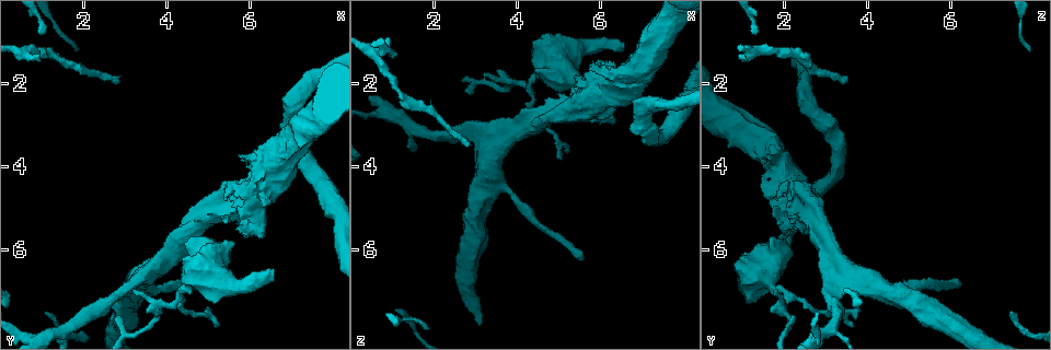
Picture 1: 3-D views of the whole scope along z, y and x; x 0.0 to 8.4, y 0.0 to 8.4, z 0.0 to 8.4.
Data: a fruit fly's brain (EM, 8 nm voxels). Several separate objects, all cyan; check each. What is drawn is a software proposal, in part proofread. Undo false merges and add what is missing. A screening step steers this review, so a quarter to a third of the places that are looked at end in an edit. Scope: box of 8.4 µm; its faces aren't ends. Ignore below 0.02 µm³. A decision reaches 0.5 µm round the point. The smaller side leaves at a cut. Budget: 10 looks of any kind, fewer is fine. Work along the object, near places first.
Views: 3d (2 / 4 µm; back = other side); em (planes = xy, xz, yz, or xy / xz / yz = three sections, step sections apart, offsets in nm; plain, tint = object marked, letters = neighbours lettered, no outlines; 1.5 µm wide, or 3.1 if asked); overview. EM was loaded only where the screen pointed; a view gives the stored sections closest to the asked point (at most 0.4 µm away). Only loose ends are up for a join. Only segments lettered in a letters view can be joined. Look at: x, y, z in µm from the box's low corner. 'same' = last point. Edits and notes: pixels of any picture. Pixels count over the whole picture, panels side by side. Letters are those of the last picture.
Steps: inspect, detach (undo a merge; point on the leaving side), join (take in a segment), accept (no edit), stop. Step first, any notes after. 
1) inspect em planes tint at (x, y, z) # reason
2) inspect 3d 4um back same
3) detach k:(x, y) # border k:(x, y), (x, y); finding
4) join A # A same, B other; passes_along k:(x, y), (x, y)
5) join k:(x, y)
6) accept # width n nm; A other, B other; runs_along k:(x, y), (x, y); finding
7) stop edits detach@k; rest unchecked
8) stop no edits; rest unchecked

inspect 3d 2um back at (5.60, 6.90, 6.30) # tapers out

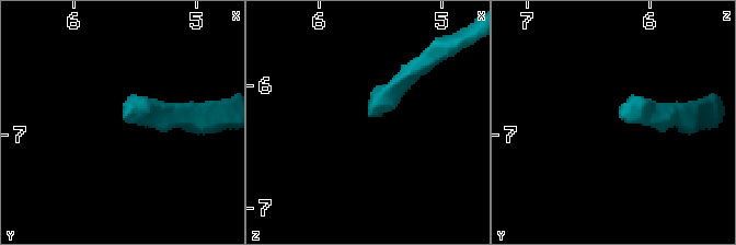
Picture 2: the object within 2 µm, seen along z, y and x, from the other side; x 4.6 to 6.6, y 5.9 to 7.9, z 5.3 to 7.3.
inspect em xy step 4 letters at (5.58, 6.84, 6.28)

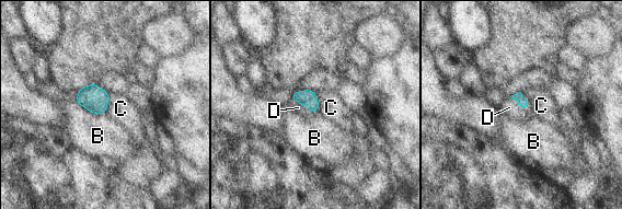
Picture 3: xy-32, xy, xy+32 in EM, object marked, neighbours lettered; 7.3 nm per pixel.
inspect em planes letters same # cut it another way

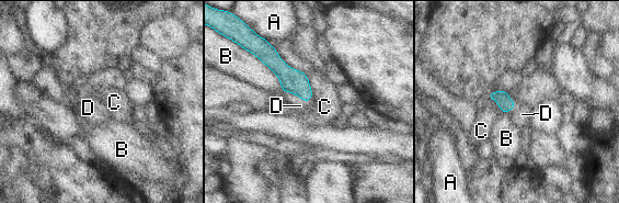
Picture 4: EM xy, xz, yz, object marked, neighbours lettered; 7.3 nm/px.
join D # A other, B other, C other, D same; it goes on there

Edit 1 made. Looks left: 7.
inspect overview

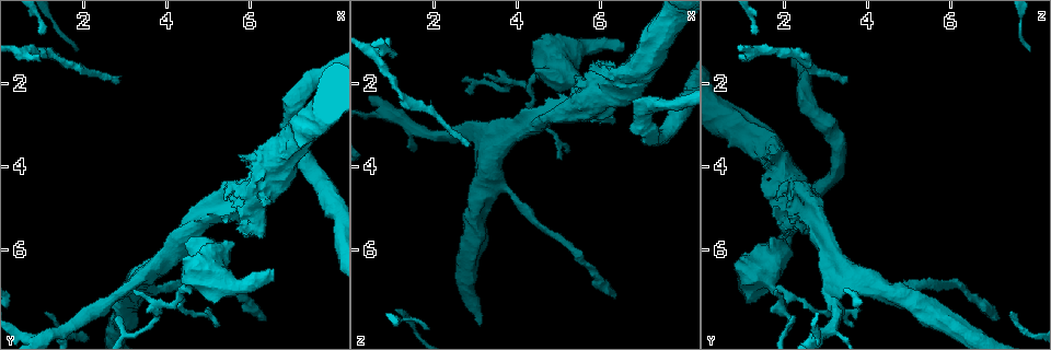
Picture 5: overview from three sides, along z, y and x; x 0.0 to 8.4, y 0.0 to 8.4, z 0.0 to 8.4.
inspect 3d 4um at (6.55, 6.45, 1.10) # stops while still wide

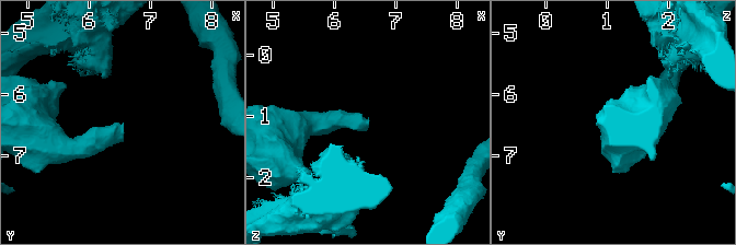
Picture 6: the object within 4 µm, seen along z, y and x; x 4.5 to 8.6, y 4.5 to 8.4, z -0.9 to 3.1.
inspect em planes plain at (6.55, 6.45, 1.10)

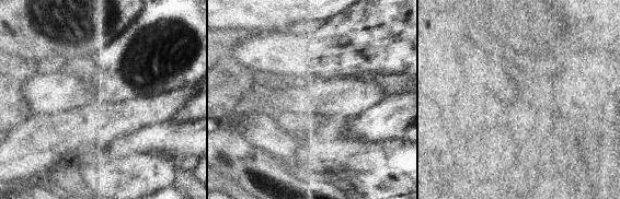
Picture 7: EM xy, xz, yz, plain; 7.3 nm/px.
inspect em planes letters same

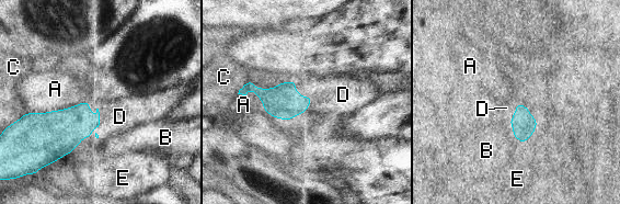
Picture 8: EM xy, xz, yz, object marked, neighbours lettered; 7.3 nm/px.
join D # A other, B other, C other, D same, E other; passes_along 8:(67, 127), (100, 118), (119, 116); the neuron continues

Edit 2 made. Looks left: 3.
inspect overview # see it whole again

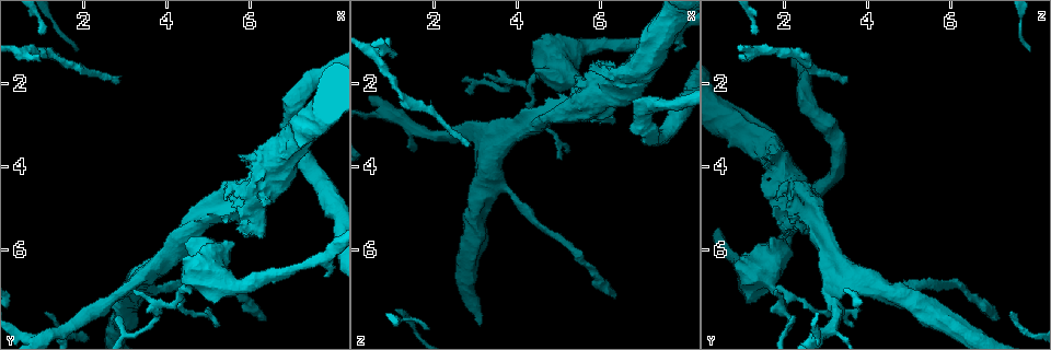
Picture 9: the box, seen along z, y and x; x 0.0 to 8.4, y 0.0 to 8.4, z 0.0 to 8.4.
inspect em xz step 4 letters at (2.80, 7.55, 2.25) # free end

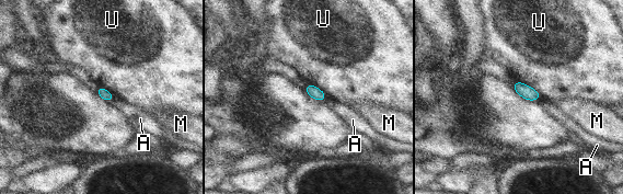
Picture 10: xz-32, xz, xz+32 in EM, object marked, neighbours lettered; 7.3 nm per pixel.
accept # A other, M other, U other; border 10:(516, 80), (532, 87), (541, 98); no lettered segment goes on from it

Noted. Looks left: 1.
stop edits join@4, join@8; rest unchecked

